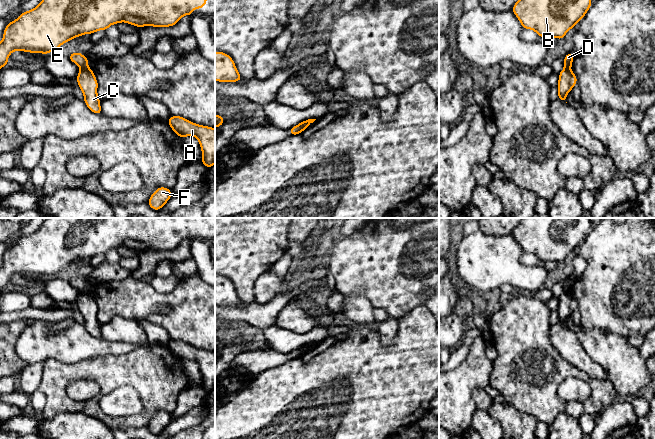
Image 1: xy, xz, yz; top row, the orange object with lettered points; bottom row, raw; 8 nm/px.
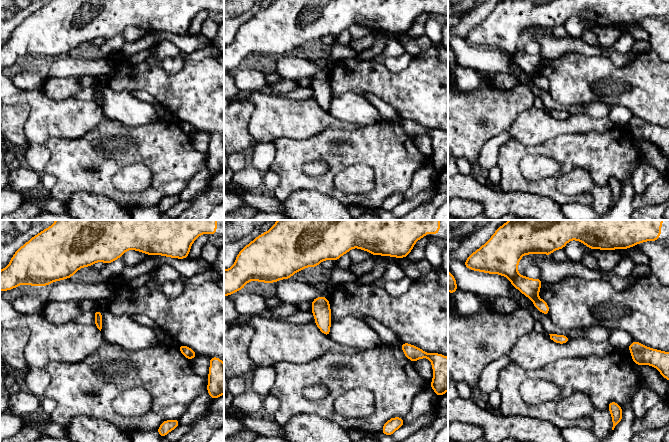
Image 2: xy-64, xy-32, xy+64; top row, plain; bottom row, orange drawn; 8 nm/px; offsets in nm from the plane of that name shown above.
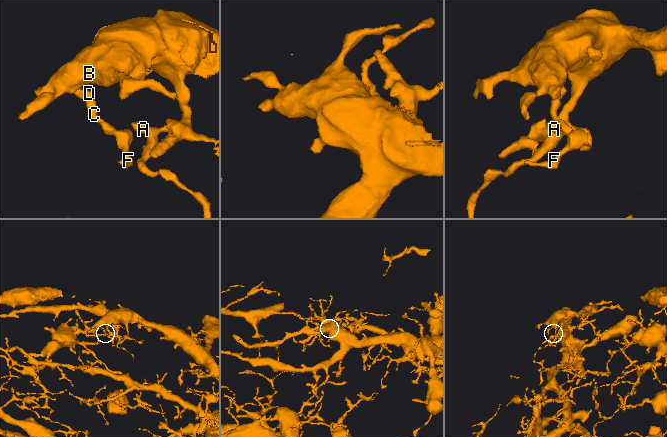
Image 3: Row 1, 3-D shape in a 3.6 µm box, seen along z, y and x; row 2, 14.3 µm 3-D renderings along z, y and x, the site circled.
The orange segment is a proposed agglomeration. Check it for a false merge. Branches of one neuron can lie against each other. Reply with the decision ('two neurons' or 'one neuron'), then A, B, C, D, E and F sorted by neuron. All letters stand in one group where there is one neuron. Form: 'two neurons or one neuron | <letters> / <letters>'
two neurons | A B D E / C F

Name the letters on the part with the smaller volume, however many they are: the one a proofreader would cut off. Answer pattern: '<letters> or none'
C, F

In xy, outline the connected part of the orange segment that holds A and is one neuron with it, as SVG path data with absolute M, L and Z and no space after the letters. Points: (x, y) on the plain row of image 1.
M181 340L168 343L171 353L180 361L194 360L202 374L202 385L207 392L215 388L215 352L195 348Z

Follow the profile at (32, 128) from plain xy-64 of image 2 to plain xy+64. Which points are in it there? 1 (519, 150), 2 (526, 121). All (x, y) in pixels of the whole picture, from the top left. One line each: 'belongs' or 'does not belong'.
1: does not belong
2: belongs

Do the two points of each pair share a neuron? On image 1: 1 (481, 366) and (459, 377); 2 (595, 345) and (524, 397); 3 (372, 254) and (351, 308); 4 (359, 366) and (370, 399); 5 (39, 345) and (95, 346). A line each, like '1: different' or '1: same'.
1: same
2: different
3: different
4: same
5: same

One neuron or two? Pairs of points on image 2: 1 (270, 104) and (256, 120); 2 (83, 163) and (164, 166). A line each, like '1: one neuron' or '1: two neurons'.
1: one neuron
2: one neuron

